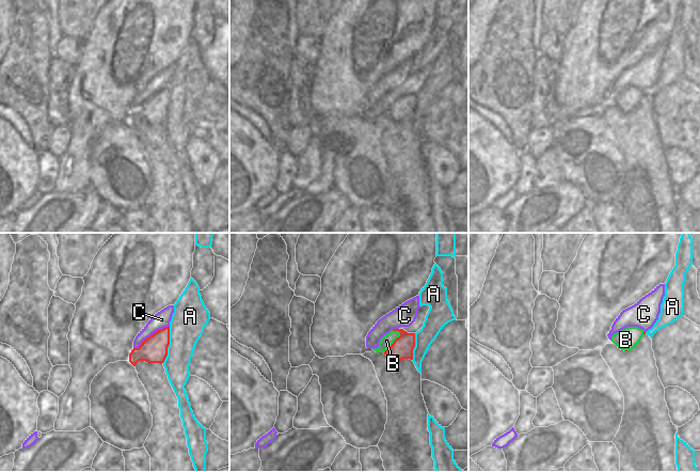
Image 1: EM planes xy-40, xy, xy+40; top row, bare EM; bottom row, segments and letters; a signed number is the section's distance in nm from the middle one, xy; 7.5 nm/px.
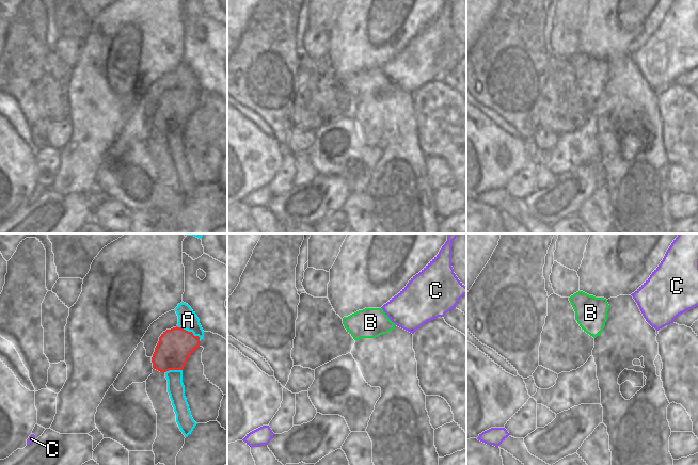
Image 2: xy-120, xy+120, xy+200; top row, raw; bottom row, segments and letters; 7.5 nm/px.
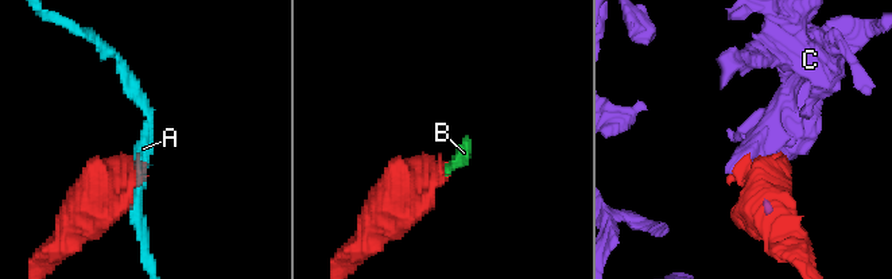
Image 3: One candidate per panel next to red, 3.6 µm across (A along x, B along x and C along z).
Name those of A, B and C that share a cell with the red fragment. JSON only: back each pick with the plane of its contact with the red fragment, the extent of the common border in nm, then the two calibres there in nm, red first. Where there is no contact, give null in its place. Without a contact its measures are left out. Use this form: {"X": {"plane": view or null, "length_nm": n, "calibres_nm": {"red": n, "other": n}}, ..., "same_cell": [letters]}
{"B": {"plane": "xy", "length_nm": 200, "calibres_nm": {"red": 160, "other": 90}}, "same_cell": ["B"]}

